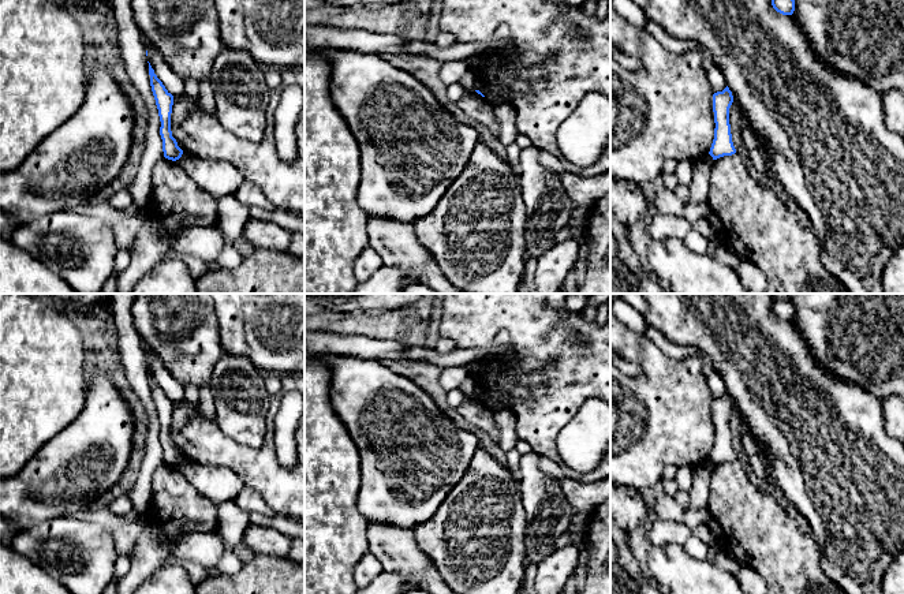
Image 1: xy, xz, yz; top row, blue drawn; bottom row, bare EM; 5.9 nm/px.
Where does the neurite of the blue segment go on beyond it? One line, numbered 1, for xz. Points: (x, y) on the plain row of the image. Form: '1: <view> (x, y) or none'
1: none

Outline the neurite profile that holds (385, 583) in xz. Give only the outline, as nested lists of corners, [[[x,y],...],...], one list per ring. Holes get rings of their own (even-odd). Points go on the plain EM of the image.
[[[382,571],[356,594],[406,594],[412,586],[400,575]]]

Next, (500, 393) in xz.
[[[507,378],[486,380],[479,385],[479,397],[493,410],[511,410],[516,400],[524,400],[528,392]]]

